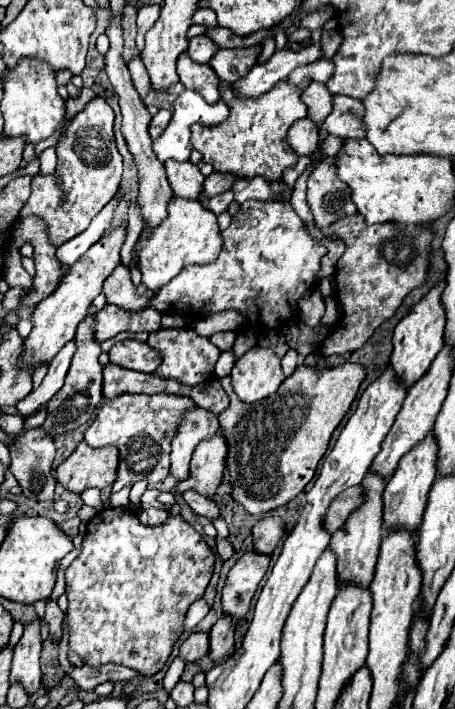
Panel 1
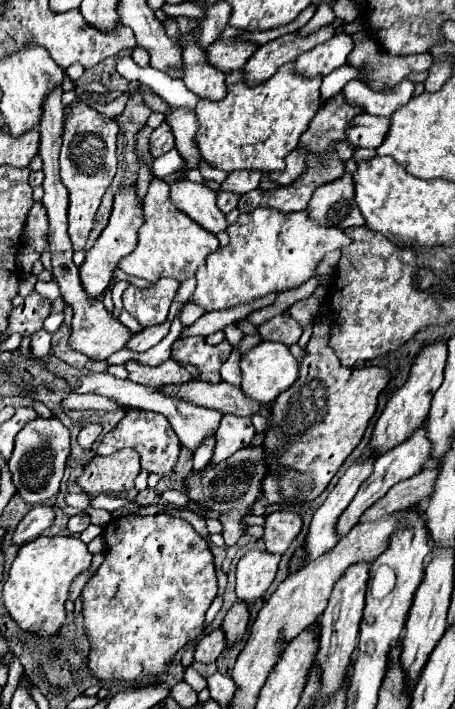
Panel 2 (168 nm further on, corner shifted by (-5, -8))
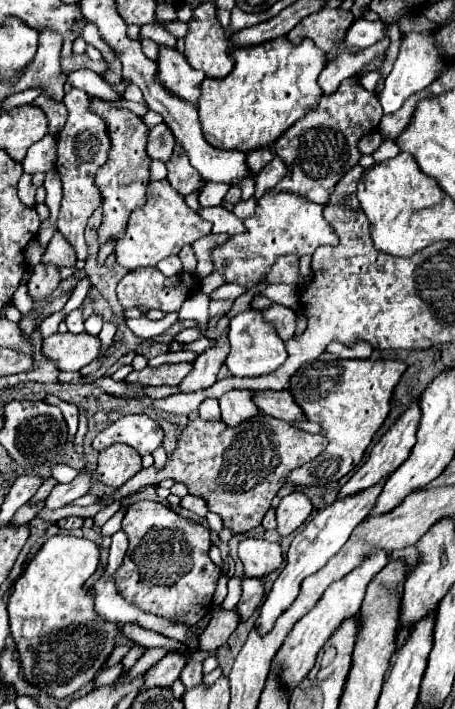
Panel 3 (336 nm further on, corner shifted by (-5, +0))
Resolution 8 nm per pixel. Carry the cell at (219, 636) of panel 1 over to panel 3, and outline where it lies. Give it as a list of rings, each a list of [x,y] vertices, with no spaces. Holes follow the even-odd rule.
[[[244,578],[242,580],[242,596],[236,604],[236,612],[240,616],[240,622],[246,622],[252,616],[252,612],[260,604],[262,596],[264,596],[262,580],[258,580],[258,578]]]

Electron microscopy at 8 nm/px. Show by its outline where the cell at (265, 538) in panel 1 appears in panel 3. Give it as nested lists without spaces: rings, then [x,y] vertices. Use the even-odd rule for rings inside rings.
[[[292,492],[284,496],[276,508],[276,532],[280,536],[292,534],[298,526],[304,524],[310,512],[312,512],[312,504],[304,494]]]

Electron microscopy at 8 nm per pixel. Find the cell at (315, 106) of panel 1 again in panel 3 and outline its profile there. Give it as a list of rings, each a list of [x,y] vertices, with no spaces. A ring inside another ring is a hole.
[[[368,134],[368,136],[364,136],[364,138],[360,138],[360,142],[358,142],[358,150],[362,152],[362,154],[372,154],[378,146],[380,146],[380,142],[382,142],[382,138],[380,138],[380,134]]]

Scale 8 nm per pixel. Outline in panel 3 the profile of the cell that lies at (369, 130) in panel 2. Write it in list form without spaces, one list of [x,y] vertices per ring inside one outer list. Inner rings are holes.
[[[422,90],[422,92],[414,94],[414,96],[410,96],[410,98],[402,104],[400,110],[396,110],[396,112],[392,112],[392,114],[384,114],[382,120],[380,120],[380,124],[378,124],[380,136],[382,136],[384,140],[394,140],[394,136],[402,134],[402,130],[404,130],[404,128],[408,126],[408,122],[410,122],[410,116],[412,116],[412,110],[414,110],[416,102],[418,102],[420,98],[426,98],[426,96],[432,96],[432,92],[430,92],[430,90]]]

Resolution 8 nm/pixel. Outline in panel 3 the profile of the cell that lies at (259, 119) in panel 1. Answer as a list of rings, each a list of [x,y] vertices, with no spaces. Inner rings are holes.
[[[276,38],[258,46],[230,50],[234,58],[232,72],[222,80],[206,78],[198,98],[202,134],[206,142],[222,150],[240,150],[244,154],[272,146],[296,120],[318,106],[322,90],[318,76],[324,70],[324,52],[312,40],[300,46]]]

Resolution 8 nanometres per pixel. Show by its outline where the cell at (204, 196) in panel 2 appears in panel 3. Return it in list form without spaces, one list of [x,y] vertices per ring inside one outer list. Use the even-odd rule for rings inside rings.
[[[214,206],[214,208],[200,208],[198,214],[202,220],[212,222],[214,232],[226,232],[226,234],[240,234],[244,232],[244,224],[240,218],[236,218],[232,212],[228,212],[224,206]]]

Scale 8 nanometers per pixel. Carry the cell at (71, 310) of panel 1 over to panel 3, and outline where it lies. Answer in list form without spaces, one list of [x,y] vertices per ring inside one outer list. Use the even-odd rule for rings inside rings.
[[[92,100],[92,108],[106,120],[112,138],[110,158],[96,174],[96,186],[102,192],[102,210],[104,210],[104,220],[102,226],[98,228],[98,244],[104,246],[116,242],[122,236],[122,232],[126,232],[126,218],[130,218],[130,212],[134,208],[140,208],[146,202],[148,164],[150,164],[150,156],[146,154],[148,128],[140,116],[128,110],[116,110],[98,100]]]

